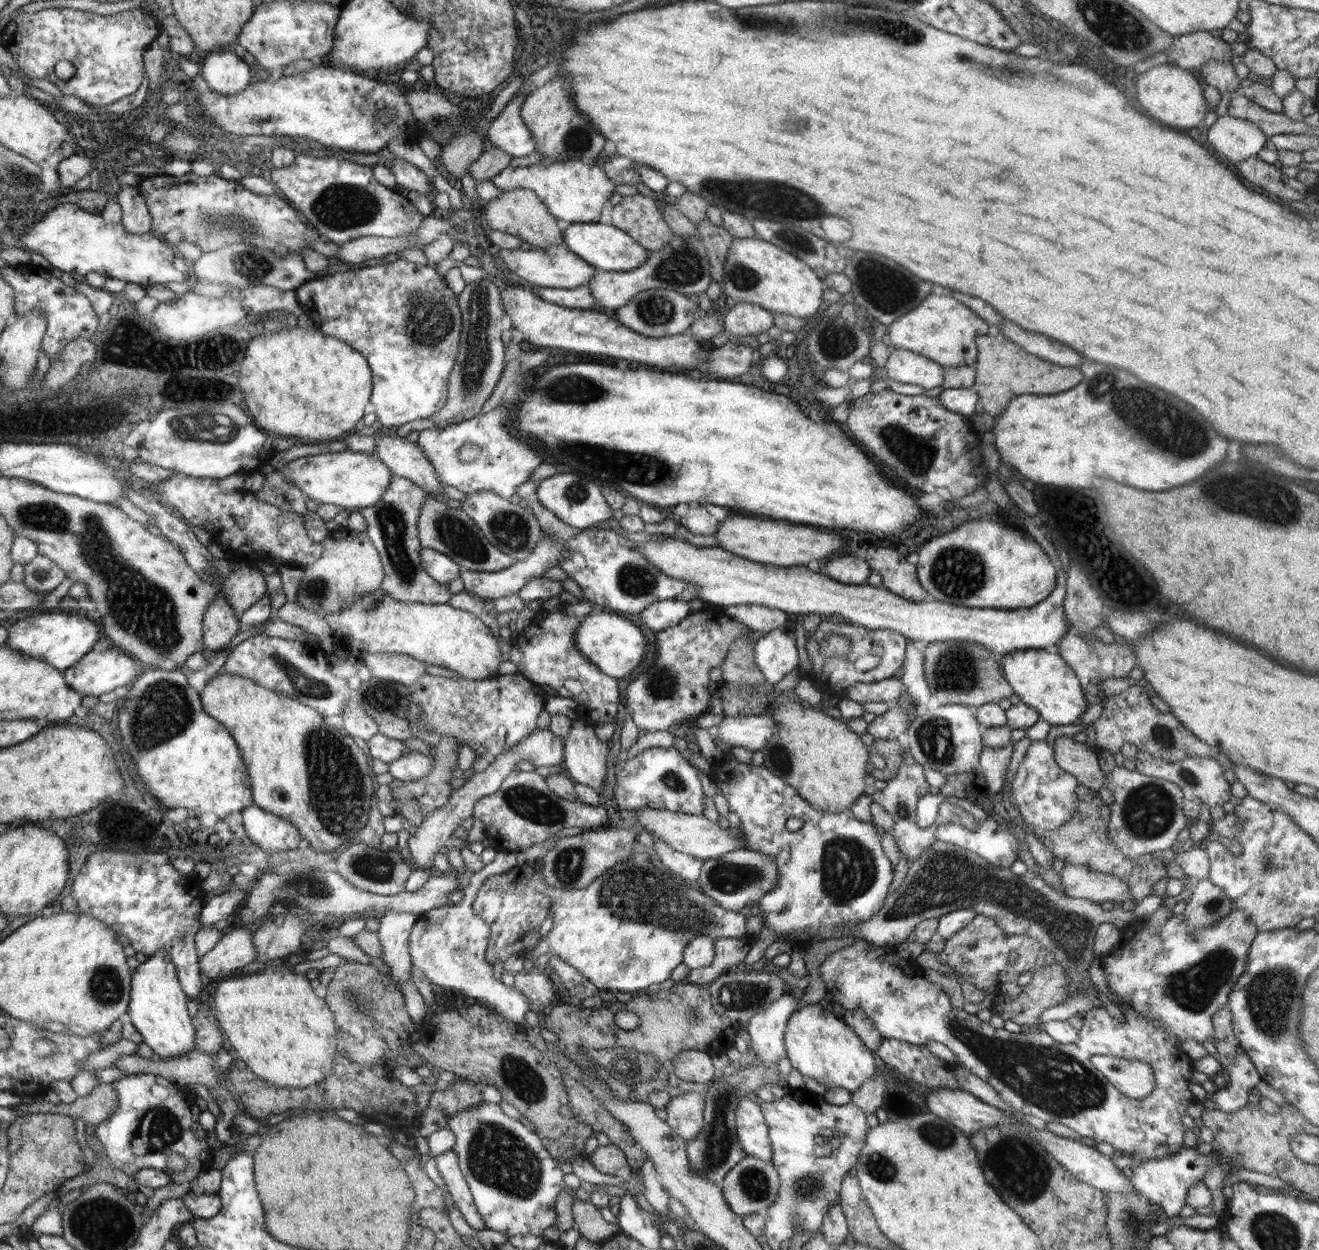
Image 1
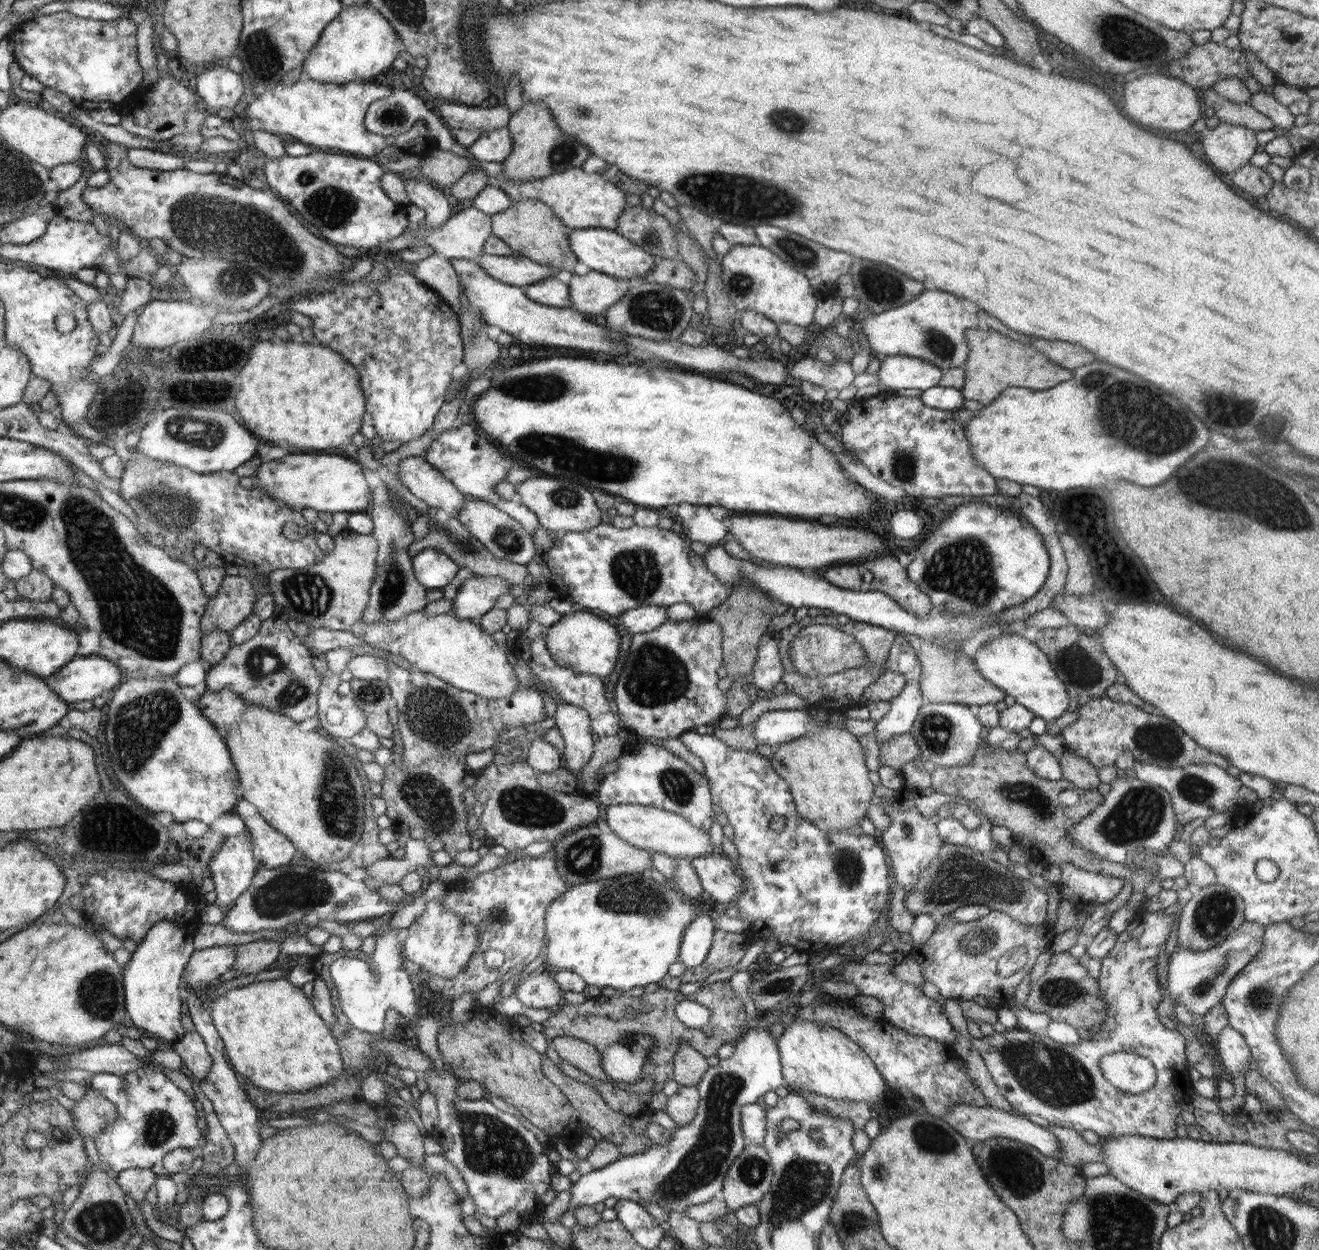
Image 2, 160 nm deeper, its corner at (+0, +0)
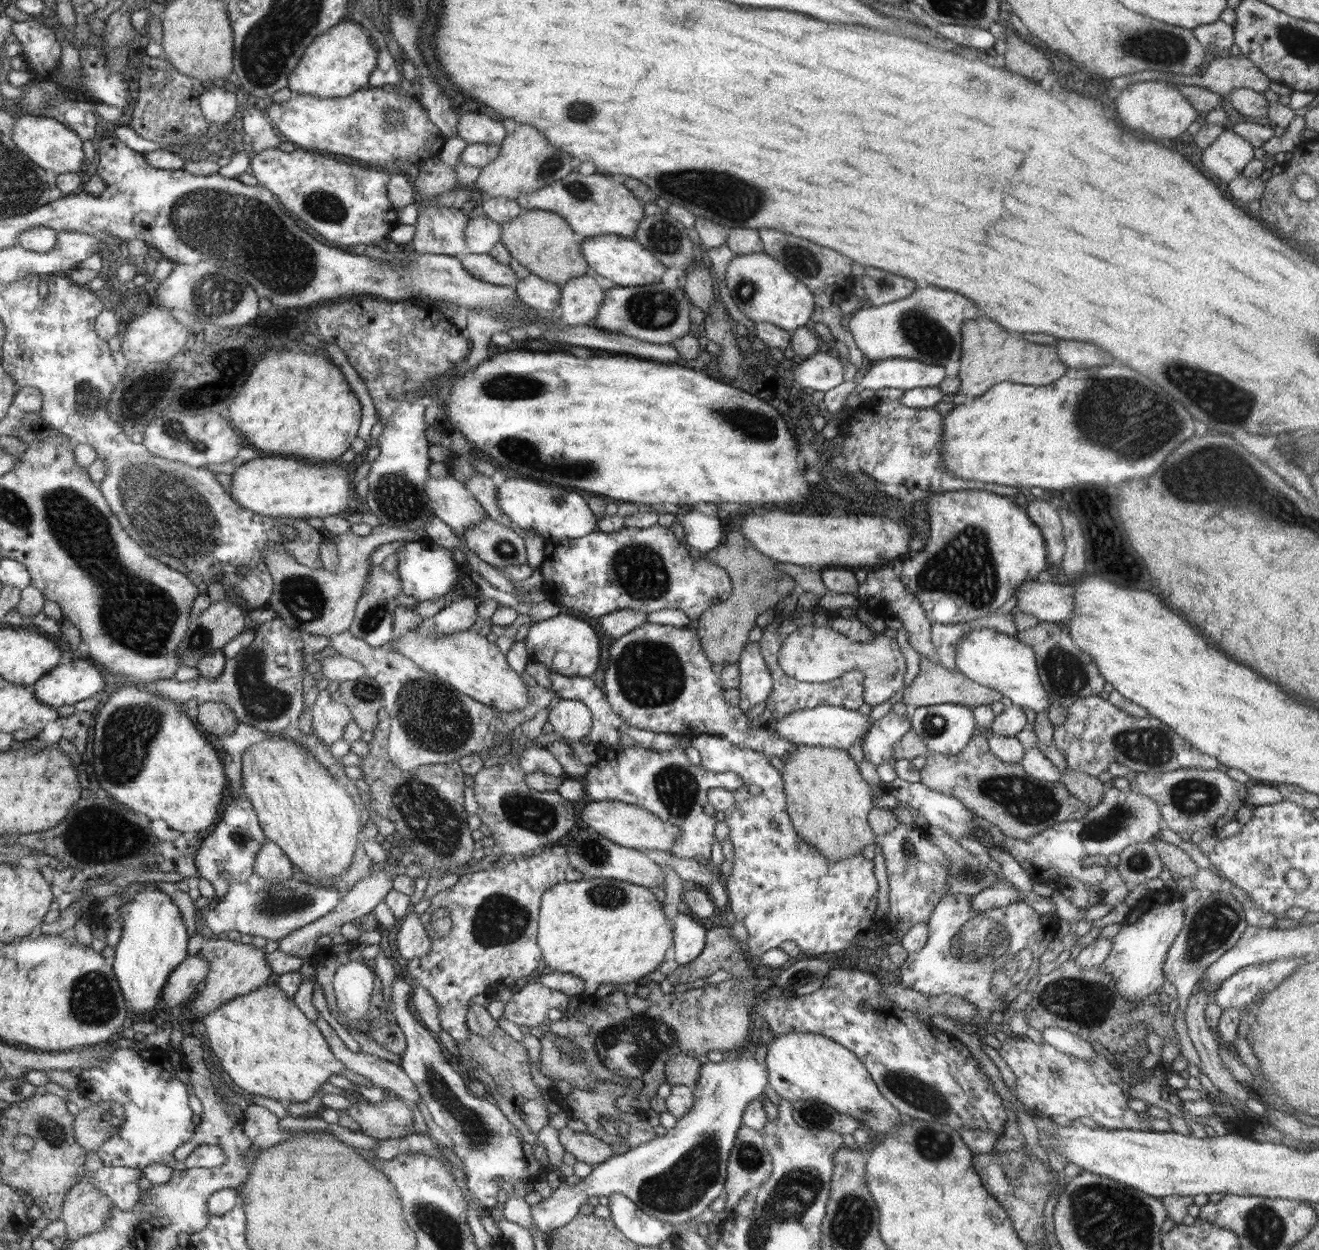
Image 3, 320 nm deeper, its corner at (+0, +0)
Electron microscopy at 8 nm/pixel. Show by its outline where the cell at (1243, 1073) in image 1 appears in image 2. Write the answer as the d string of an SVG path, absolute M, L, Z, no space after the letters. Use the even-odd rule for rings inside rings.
M1228 1024L1213 1043L1217 1048L1216 1056L1228 1074L1234 1076L1239 1072L1246 1071L1245 1074L1249 1072L1251 1048L1240 1032Z

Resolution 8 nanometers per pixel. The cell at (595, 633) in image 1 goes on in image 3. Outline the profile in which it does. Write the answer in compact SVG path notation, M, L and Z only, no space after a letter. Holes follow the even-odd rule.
M565 611L554 618L535 622L524 639L528 659L542 664L548 671L554 671L564 677L589 677L598 670L600 664L600 636L598 632L584 622L582 617Z

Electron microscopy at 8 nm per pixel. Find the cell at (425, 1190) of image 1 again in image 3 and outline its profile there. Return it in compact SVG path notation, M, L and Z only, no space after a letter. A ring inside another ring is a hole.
M342 1089L342 1095L352 1101L352 1106L345 1110L360 1125L360 1133L370 1136L374 1139L400 1140L405 1136L414 1134L414 1117L412 1108L403 1099L400 1099L393 1091L386 1091L384 1100L380 1103L373 1104L366 1099L355 1098L356 1095Z

